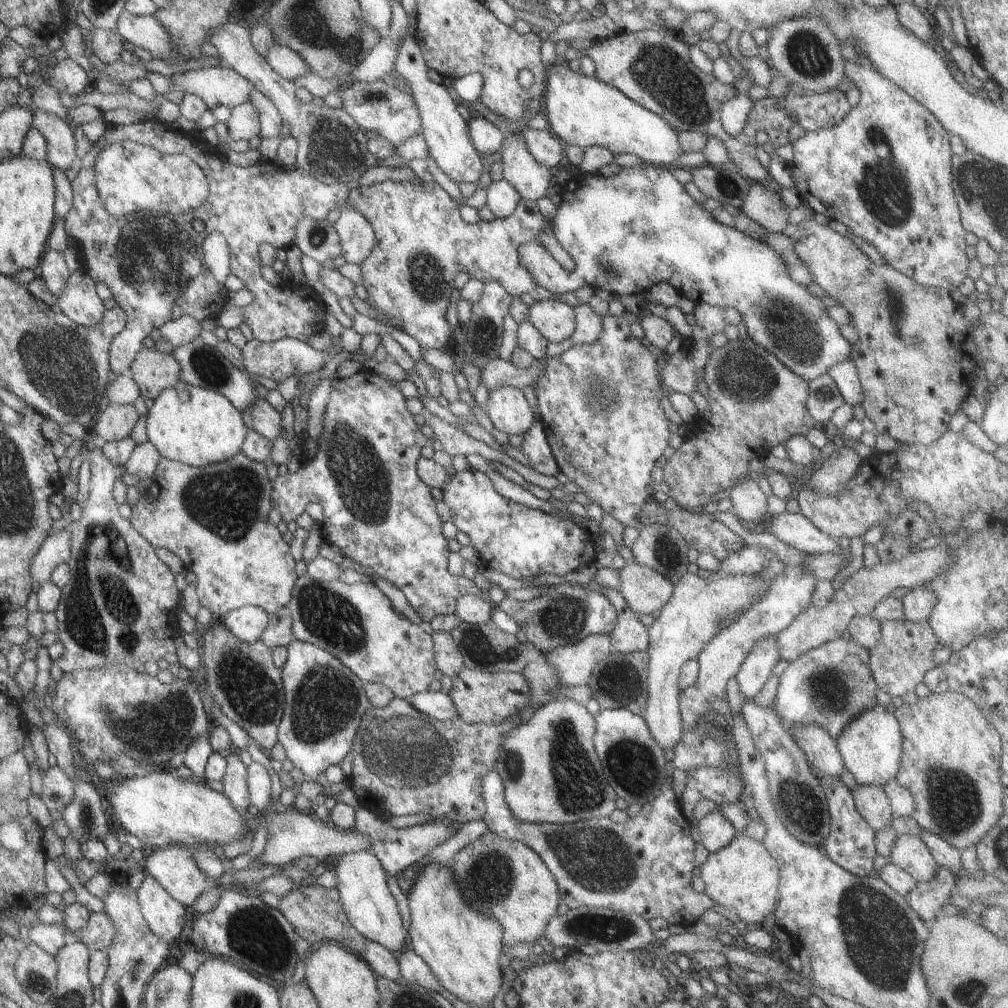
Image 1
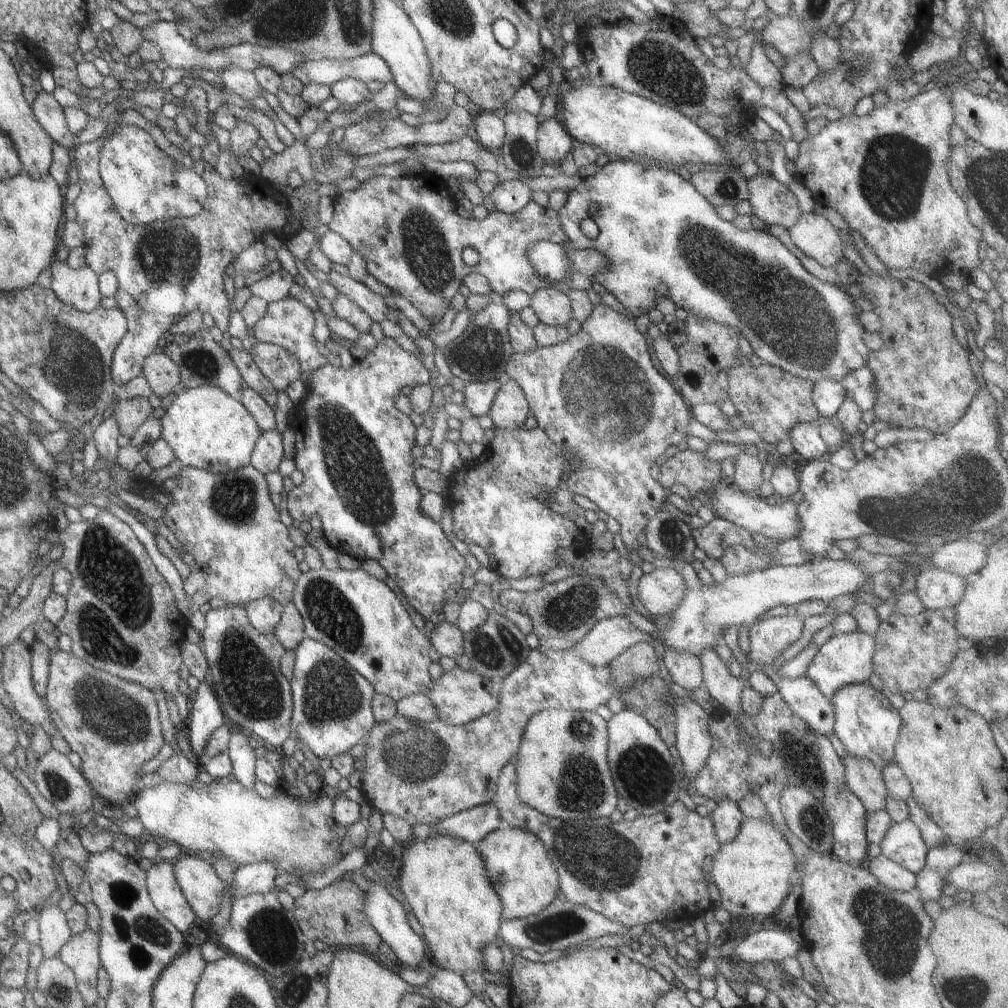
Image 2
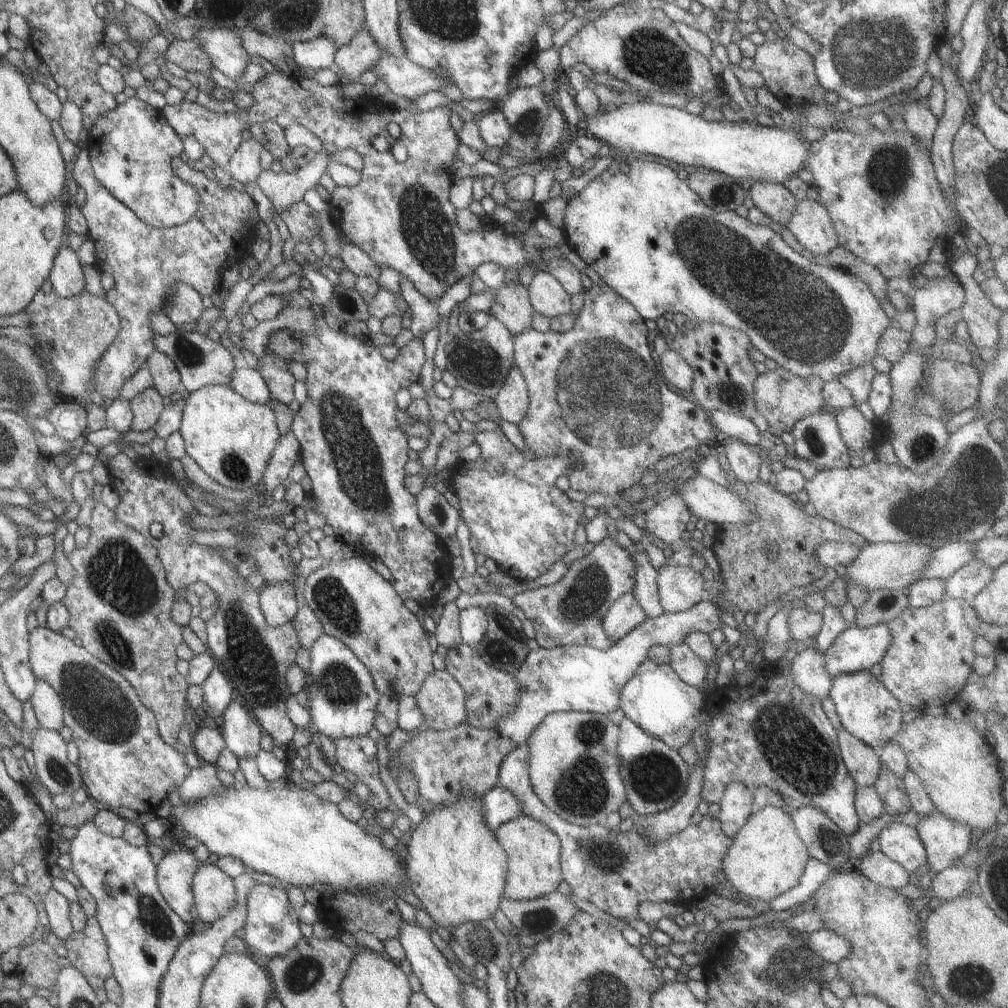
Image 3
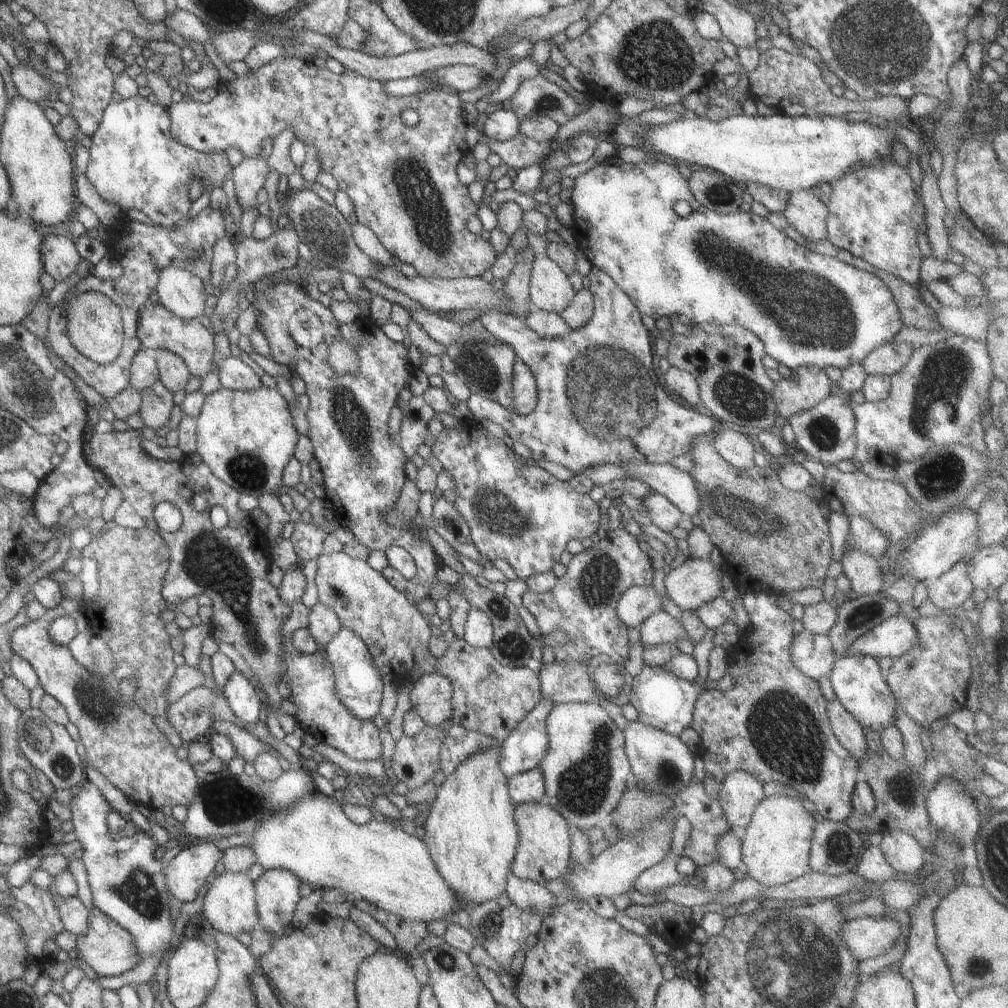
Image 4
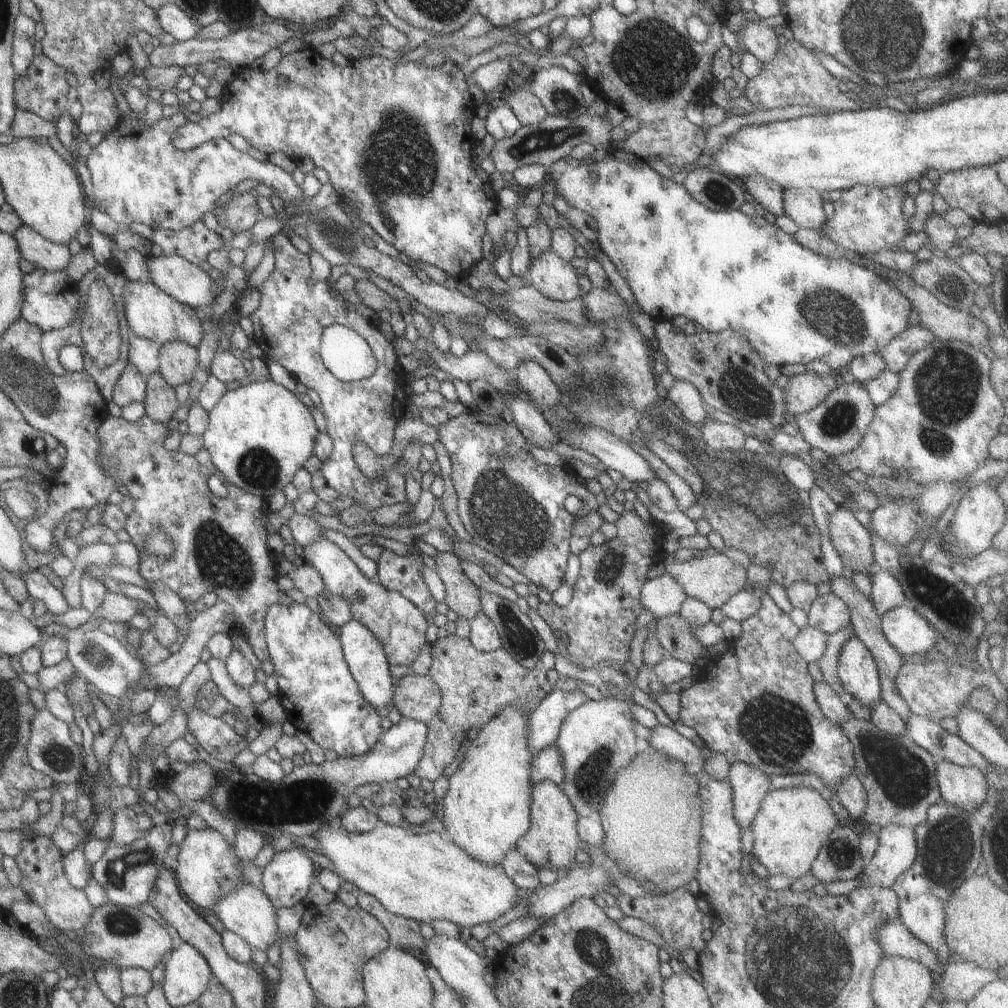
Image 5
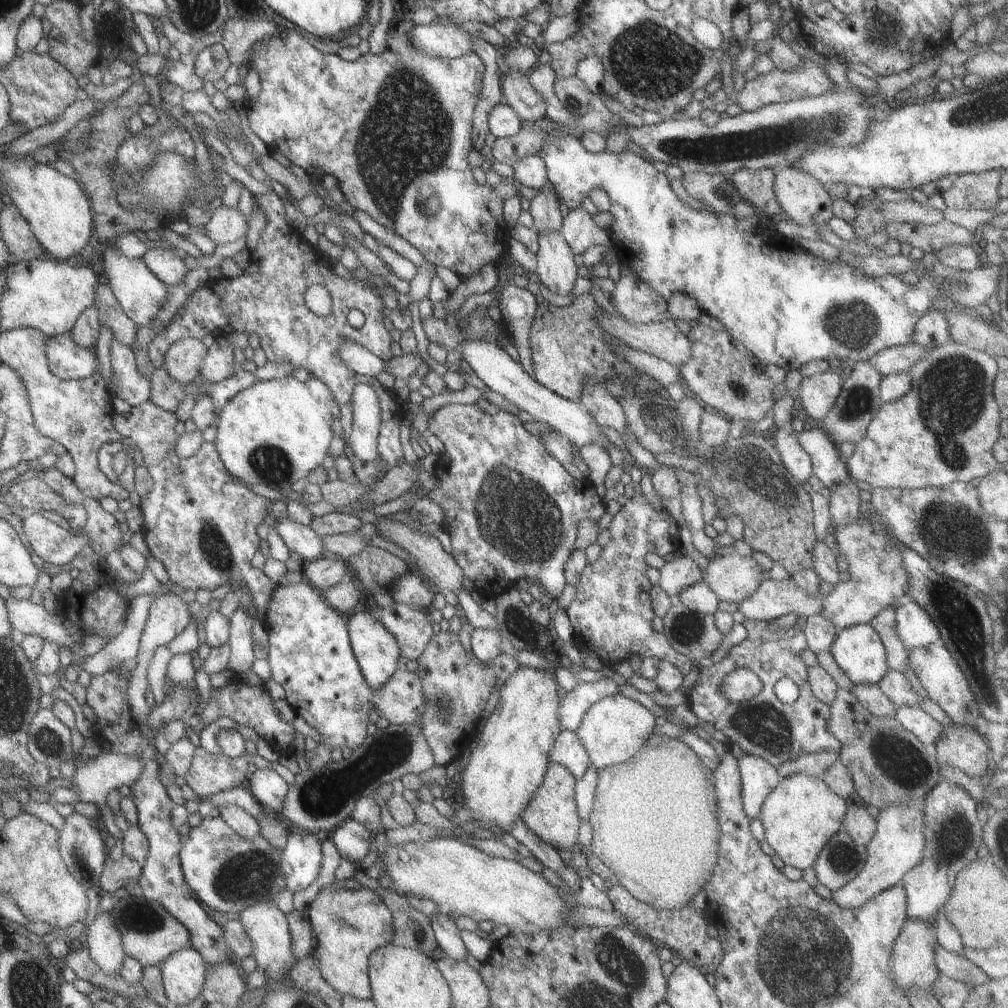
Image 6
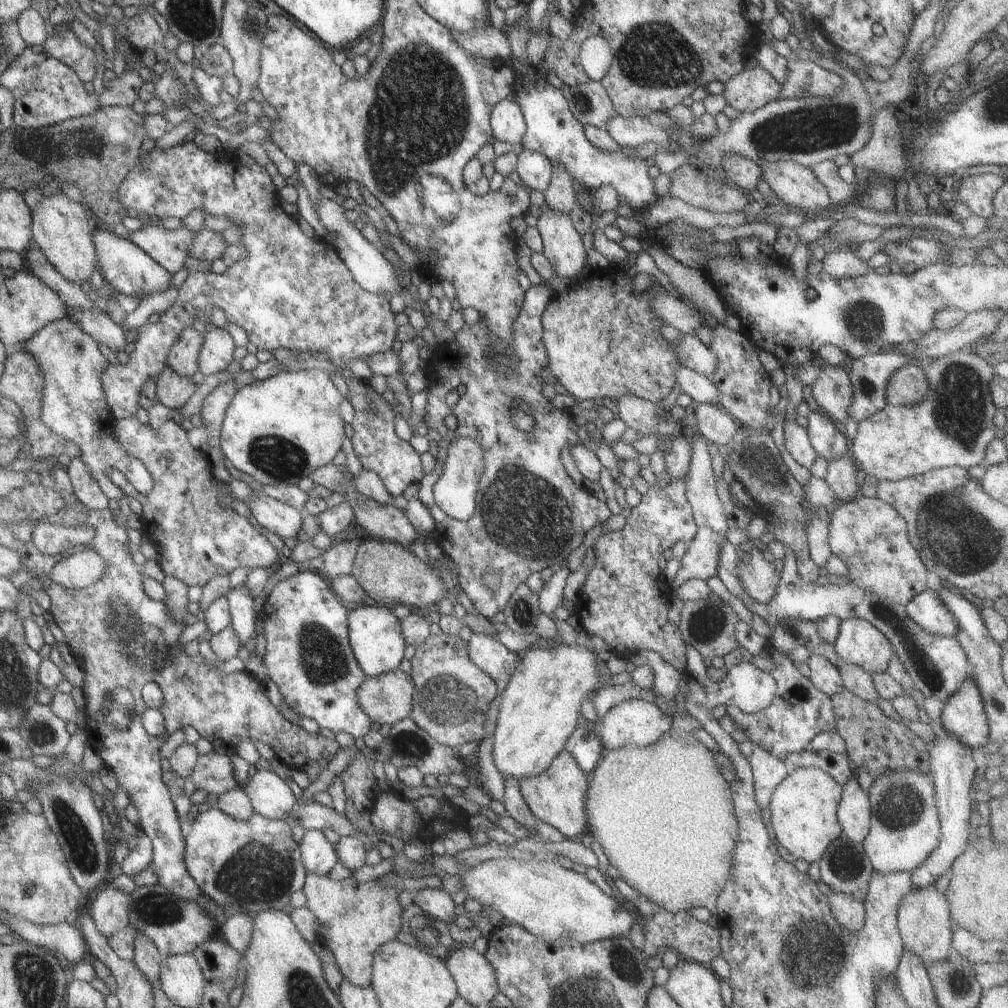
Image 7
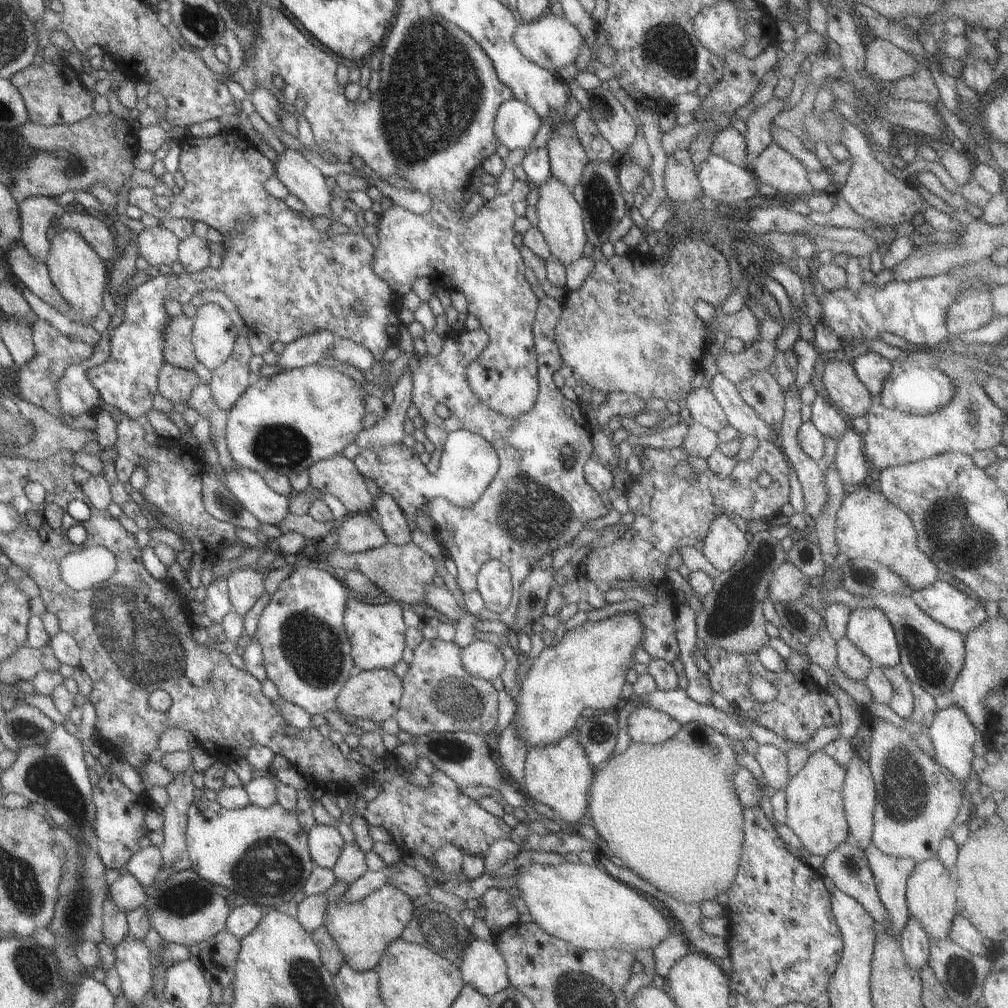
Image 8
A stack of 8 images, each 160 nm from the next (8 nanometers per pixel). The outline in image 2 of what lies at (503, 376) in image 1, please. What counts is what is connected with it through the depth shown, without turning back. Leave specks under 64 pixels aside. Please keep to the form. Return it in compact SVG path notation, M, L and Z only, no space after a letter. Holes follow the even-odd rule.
M499 379L464 383L462 406L465 406L473 417L485 415L501 384L503 381Z

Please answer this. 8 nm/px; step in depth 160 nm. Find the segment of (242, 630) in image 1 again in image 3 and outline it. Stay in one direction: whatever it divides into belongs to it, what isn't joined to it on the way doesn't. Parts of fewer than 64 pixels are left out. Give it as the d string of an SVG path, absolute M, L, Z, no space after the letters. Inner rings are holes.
M275 584L259 589L257 606L265 626L275 628L289 622L297 611L294 588L291 584Z

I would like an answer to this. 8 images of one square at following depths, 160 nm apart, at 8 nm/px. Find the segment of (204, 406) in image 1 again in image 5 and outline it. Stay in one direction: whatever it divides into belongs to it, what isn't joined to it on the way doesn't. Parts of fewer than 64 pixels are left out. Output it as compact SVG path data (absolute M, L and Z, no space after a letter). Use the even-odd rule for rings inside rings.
M259 379L258 381L251 381L245 383L244 385L239 385L239 388L235 388L235 390L225 391L225 394L219 398L219 402L217 402L217 404L209 410L207 426L200 437L202 440L203 450L210 454L210 459L212 460L213 466L220 472L221 476L223 476L226 484L231 483L237 488L243 489L249 494L252 494L254 497L259 497L268 501L271 496L281 493L282 488L290 482L295 472L301 470L302 466L305 464L305 461L313 455L313 447L317 433L318 431L315 427L315 421L309 411L309 407L301 402L301 400L297 399L294 391L289 391L282 385L276 384L270 379Z

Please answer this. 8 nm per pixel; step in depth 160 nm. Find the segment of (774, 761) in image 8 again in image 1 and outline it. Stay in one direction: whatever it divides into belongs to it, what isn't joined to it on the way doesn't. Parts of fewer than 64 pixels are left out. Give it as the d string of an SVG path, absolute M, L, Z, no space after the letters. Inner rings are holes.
M716 809L699 820L699 834L698 843L712 853L723 848L737 834L737 830Z

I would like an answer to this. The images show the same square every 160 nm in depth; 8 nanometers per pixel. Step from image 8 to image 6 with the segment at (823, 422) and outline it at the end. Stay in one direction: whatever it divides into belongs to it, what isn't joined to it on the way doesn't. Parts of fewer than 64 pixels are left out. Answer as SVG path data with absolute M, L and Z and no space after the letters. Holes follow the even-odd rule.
M821 427L800 431L796 434L796 439L809 455L811 473L821 481L824 493L848 475L845 460L841 460L834 442Z

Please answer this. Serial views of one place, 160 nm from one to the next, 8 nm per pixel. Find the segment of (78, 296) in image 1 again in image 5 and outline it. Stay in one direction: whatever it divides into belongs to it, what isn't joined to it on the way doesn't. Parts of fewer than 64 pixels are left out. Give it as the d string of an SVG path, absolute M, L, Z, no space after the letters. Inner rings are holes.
M20 225L10 235L15 239L20 257L44 271L65 269L71 258L67 245L48 241L27 225Z

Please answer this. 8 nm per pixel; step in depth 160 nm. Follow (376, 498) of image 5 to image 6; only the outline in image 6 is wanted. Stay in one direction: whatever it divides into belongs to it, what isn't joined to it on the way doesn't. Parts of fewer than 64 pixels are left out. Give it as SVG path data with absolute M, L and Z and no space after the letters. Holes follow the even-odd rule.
M268 190L265 194L253 195L252 206L257 211L262 211L264 214L266 223L261 229L258 241L251 249L251 259L247 264L247 267L242 270L238 276L233 278L227 278L220 276L217 280L213 280L213 293L209 286L198 286L196 290L193 290L191 294L186 298L184 307L180 310L180 314L177 313L176 317L165 326L147 343L146 351L149 360L152 362L154 368L162 366L164 352L167 347L181 337L193 337L197 339L202 338L207 333L211 333L213 329L224 331L238 330L245 335L255 334L259 338L259 348L264 352L264 356L267 361L271 362L284 362L291 363L293 368L303 368L307 370L313 378L319 379L323 384L326 384L331 394L333 395L333 404L339 406L339 422L342 428L341 440L344 442L343 456L349 460L354 470L355 478L361 485L374 485L379 482L382 477L382 473L386 473L390 468L397 466L403 462L403 451L399 444L399 424L403 419L405 411L395 404L397 396L393 393L393 390L383 387L375 377L368 377L355 374L351 372L338 357L336 349L338 343L342 339L346 339L351 343L361 345L364 349L370 351L371 354L377 355L382 361L386 361L391 358L391 352L389 351L389 342L392 340L389 337L389 331L385 329L385 326L381 323L383 320L383 312L381 311L383 303L377 294L372 290L369 290L361 281L355 278L345 279L335 275L328 263L328 257L322 254L319 250L310 246L305 239L303 239L301 233L285 221L285 213L283 211L283 205L281 205L281 199L278 197L275 191ZM318 284L327 289L327 292L331 297L331 312L327 316L319 316L313 314L304 303L303 294L309 288L309 286ZM349 310L359 310L362 312L365 320L360 328L353 328L347 323L346 316ZM356 384L366 384L370 386L377 394L379 399L380 424L376 437L377 456L374 461L361 460L357 458L351 451L348 445L347 437L350 432L350 424L352 421L352 406L351 395L352 390Z

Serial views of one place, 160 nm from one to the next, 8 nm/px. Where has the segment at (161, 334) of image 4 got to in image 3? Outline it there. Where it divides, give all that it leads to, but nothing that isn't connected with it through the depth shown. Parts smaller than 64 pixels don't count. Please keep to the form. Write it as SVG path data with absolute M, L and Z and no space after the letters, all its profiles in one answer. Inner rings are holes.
M175 327L175 330L171 330L165 336L154 334L153 346L156 352L165 354L173 362L180 377L180 388L185 389L187 393L209 384L229 387L229 378L231 378L236 362L218 340L213 342L205 335L194 331L185 332Z

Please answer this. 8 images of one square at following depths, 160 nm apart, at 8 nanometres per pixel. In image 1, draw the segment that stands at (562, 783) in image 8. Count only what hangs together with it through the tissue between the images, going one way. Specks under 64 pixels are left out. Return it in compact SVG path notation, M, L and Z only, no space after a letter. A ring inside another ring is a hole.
M486 830L479 838L449 856L449 860L447 865L454 874L463 901L474 911L498 922L503 945L535 944L542 936L545 924L556 913L559 893L553 875L533 850L522 842L499 838Z

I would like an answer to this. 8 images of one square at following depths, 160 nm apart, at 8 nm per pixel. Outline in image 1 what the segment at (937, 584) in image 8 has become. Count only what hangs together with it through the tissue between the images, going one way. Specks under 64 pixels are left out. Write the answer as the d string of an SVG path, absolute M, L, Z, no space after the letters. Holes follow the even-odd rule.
M839 637L809 649L789 662L778 676L775 710L779 711L779 722L787 730L793 725L811 723L823 727L836 740L852 718L876 703L875 689L868 667L868 650Z

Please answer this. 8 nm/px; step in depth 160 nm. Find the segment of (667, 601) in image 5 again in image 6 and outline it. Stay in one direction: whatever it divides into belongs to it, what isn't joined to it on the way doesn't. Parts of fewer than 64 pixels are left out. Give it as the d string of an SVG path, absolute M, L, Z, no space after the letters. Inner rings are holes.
M684 555L672 561L664 562L658 571L659 582L657 582L657 586L673 601L678 590L694 585L701 580L701 570L697 567L697 564Z

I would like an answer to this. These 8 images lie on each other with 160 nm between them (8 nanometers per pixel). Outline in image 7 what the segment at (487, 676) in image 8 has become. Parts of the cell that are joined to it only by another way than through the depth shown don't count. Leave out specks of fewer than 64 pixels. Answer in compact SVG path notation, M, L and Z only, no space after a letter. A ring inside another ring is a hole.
M475 632L466 642L469 660L496 684L500 693L515 668L518 654L509 651L493 637Z

